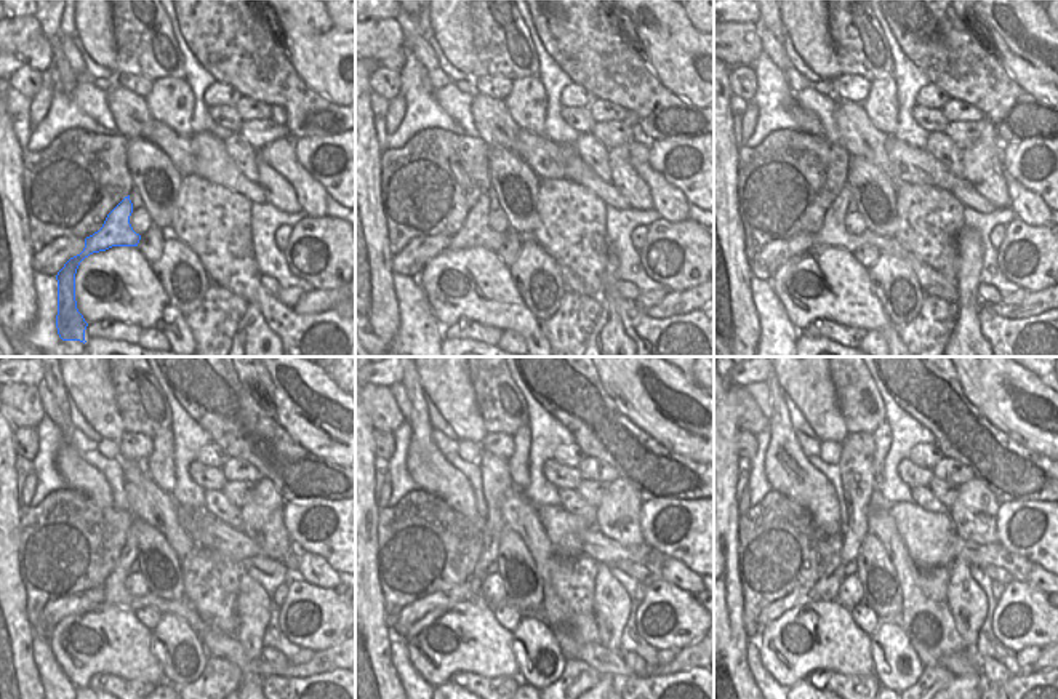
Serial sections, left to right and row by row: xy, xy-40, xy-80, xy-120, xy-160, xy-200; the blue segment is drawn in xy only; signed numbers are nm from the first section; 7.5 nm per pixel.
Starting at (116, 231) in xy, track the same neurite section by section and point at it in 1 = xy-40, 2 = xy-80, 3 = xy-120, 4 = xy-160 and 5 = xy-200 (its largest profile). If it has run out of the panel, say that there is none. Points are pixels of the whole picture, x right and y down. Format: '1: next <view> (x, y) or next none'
1: next xy-40 (476, 232)
2: next xy-80 (833, 232)
3: next xy-120 (224, 647)
4: next xy-160 (496, 483)
5: next xy-200 (857, 475)

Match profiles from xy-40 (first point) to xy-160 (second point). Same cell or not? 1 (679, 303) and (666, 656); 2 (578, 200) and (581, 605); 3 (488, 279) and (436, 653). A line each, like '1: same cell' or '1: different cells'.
1: different cells
2: same cell
3: same cell

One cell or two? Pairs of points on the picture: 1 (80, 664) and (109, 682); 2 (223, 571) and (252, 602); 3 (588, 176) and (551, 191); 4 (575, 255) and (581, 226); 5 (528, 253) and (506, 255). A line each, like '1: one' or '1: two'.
1: two
2: two
3: two
4: one
5: two

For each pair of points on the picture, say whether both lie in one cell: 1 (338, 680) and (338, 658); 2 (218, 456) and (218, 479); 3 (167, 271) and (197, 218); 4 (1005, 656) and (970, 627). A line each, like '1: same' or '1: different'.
1: different
2: different
3: different
4: different

